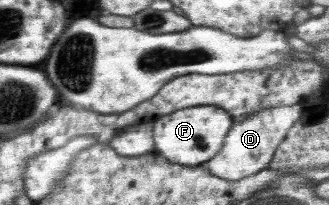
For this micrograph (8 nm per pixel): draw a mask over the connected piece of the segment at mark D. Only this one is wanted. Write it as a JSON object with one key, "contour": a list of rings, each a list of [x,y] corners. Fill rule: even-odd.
{"contour":[[[304,100],[297,105],[265,107],[263,111],[253,111],[247,119],[235,120],[223,141],[219,154],[207,160],[203,166],[218,178],[229,181],[237,181],[269,168],[269,163],[276,155],[280,143],[285,139],[292,125],[301,117],[307,105]]]}

